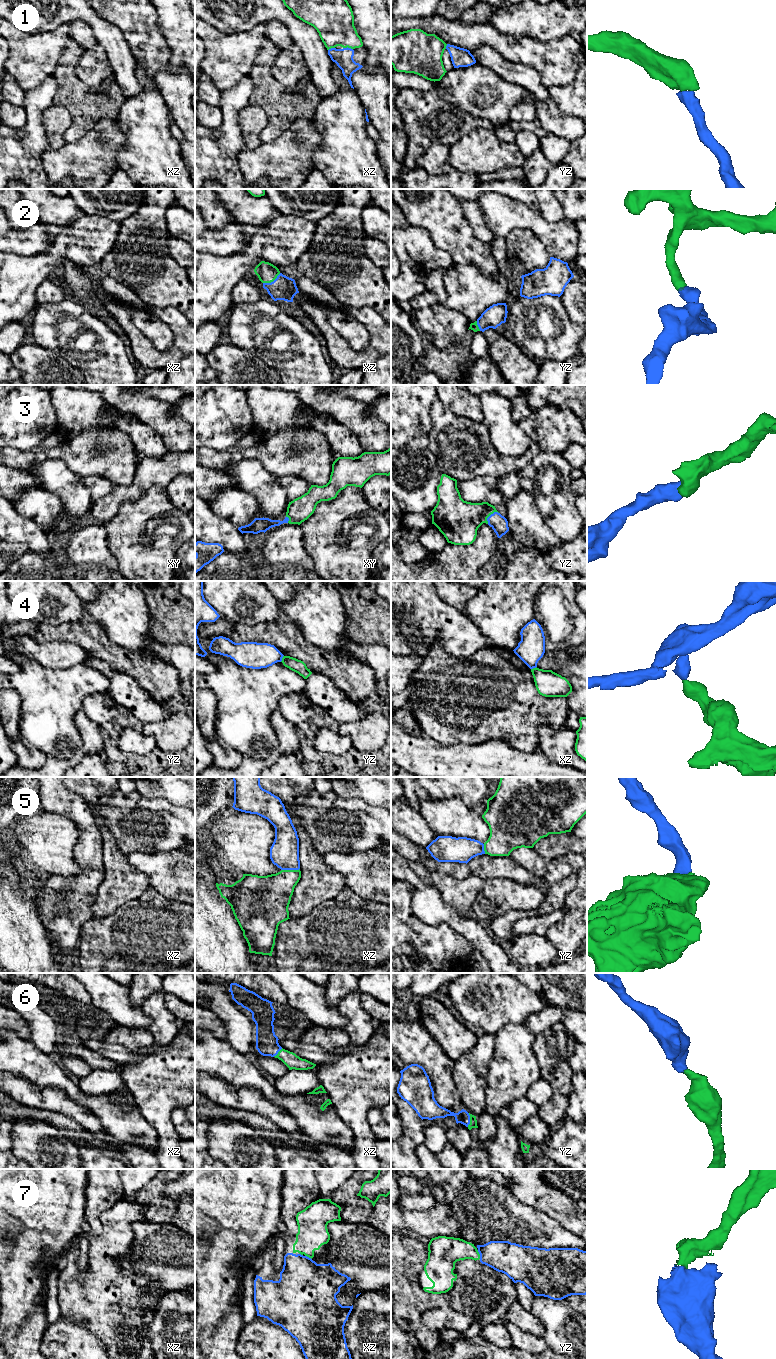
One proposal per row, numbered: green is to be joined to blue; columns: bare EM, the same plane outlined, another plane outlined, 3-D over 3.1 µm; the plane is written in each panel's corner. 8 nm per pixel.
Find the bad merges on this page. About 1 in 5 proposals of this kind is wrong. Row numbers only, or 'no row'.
4

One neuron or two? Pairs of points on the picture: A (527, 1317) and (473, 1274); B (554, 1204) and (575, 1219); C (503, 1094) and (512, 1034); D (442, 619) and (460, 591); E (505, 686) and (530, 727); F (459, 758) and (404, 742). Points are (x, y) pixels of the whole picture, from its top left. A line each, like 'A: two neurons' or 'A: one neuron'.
A: two neurons
B: one neuron
C: one neuron
D: two neurons
E: one neuron
F: one neuron

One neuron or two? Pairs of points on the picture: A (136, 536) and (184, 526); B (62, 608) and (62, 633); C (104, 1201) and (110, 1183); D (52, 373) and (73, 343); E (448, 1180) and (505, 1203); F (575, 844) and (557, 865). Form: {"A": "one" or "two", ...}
{"A": "one", "B": "two", "C": "one", "D": "two", "E": "one", "F": "two"}

